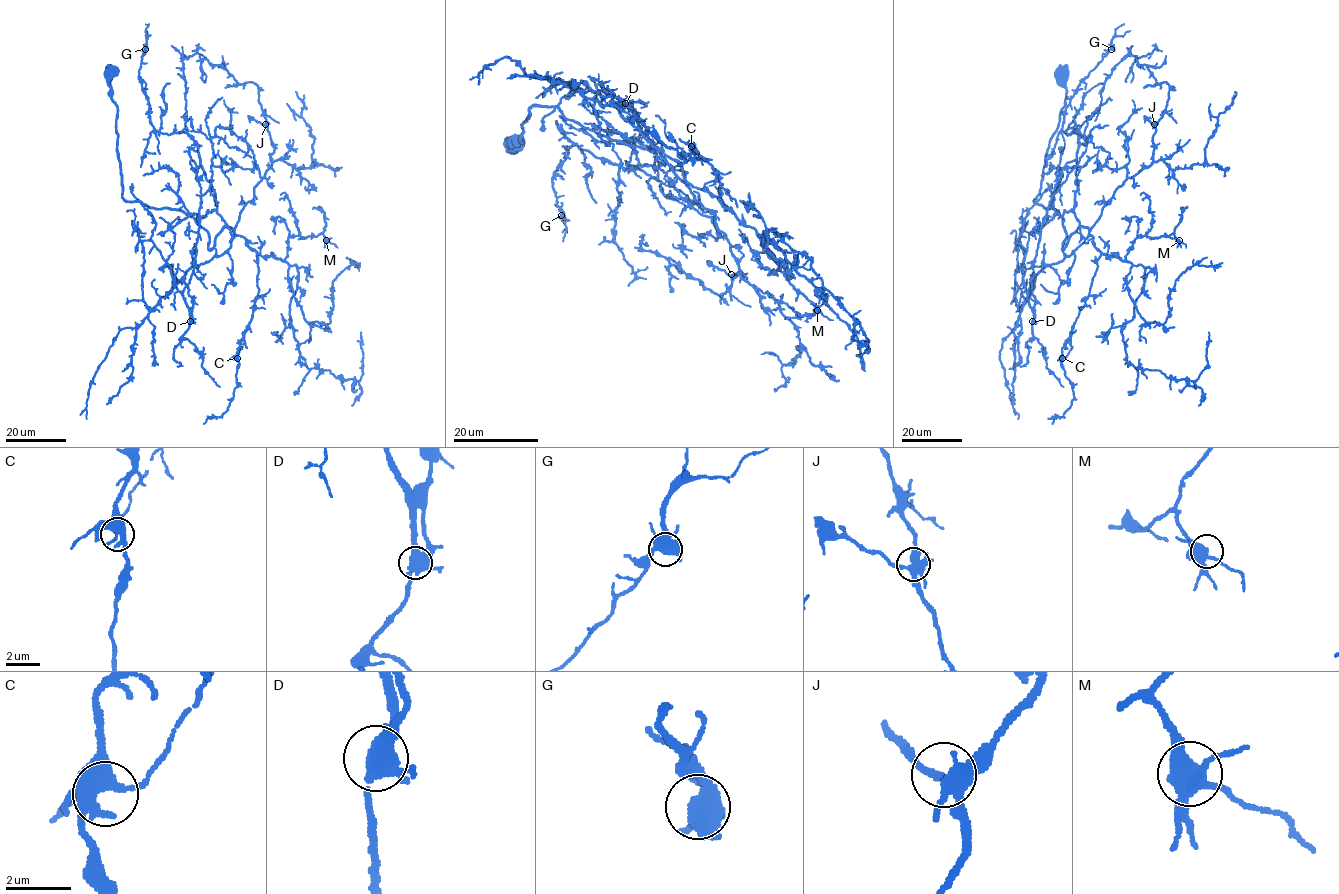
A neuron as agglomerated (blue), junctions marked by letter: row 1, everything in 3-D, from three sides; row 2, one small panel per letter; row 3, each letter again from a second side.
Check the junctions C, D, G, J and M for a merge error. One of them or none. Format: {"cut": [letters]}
{"cut": ["D"]}

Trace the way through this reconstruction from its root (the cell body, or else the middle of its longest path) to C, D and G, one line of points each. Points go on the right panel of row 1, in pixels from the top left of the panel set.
C: (1060, 71), (1065, 104), (1034, 202), (1058, 211), (1063, 249), (1083, 226), (1101, 253), (1062, 358)
D: (1060, 71), (1065, 73), (1065, 104), (1049, 141), (1040, 193), (1018, 239), (1032, 322)
G: (1060, 71), (1034, 202), (1058, 211), (1063, 249), (1080, 225), (1065, 110), (1111, 49)

